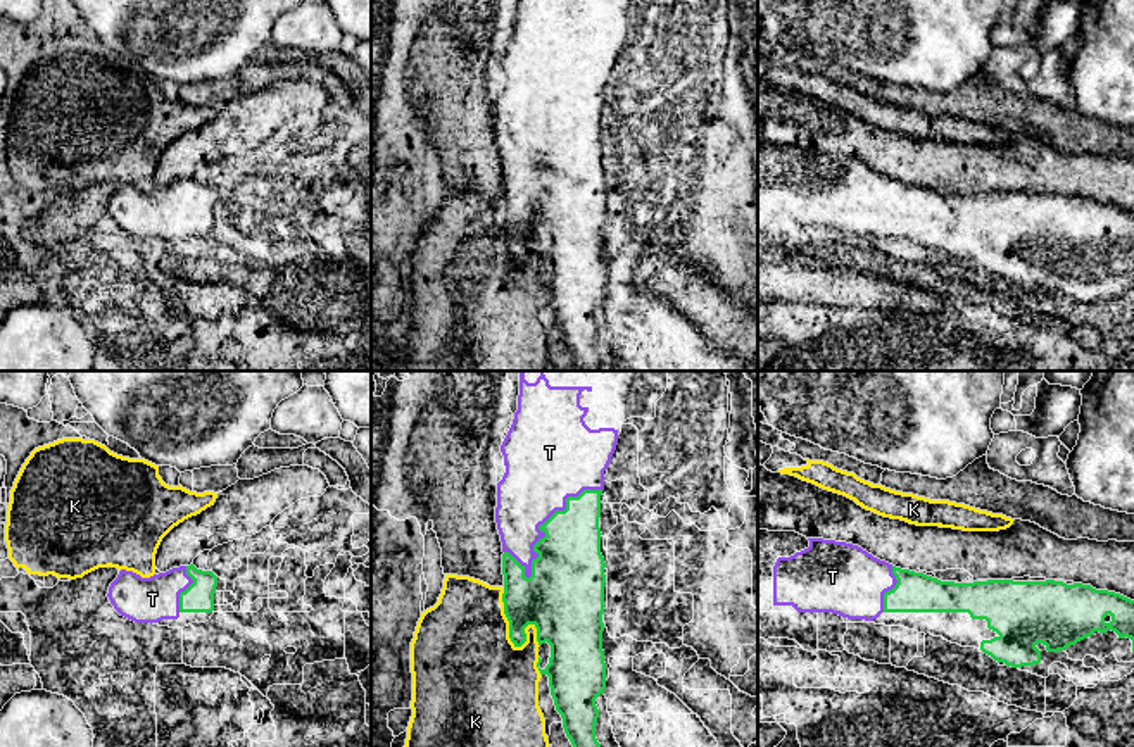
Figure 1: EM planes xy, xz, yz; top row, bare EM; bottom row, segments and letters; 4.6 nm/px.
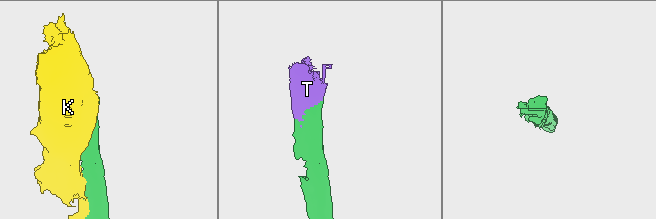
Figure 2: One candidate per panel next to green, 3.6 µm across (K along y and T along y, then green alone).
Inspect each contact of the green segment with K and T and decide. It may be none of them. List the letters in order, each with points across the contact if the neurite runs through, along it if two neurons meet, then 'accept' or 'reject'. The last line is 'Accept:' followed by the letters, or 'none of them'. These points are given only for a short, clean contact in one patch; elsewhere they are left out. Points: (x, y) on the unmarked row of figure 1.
K: reject
T: accept
Accept: T

